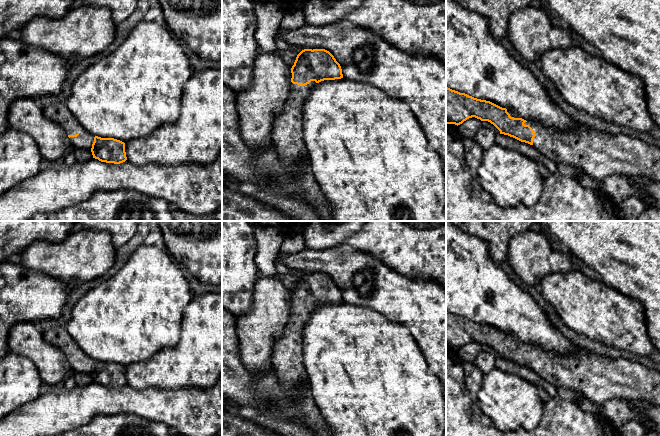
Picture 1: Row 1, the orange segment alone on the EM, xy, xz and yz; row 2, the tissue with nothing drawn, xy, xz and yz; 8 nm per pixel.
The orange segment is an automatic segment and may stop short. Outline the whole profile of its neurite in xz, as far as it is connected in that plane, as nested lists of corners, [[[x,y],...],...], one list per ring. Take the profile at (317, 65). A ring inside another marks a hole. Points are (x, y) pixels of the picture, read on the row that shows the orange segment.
[[[325,49],[302,50],[291,73],[290,92],[274,120],[271,143],[289,175],[295,178],[303,173],[297,164],[308,157],[303,135],[304,102],[317,83],[341,79],[343,74],[340,64]]]

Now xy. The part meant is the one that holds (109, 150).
[[[55,102],[43,109],[45,117],[59,124],[75,149],[92,152],[101,162],[120,164],[127,160],[125,143],[114,138],[101,138],[88,133],[73,116],[64,102]]]

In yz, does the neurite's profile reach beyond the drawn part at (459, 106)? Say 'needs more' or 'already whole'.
needs more

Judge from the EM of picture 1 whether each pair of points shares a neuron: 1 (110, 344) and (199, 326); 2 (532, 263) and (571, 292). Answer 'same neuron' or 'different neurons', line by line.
1: different neurons
2: different neurons

